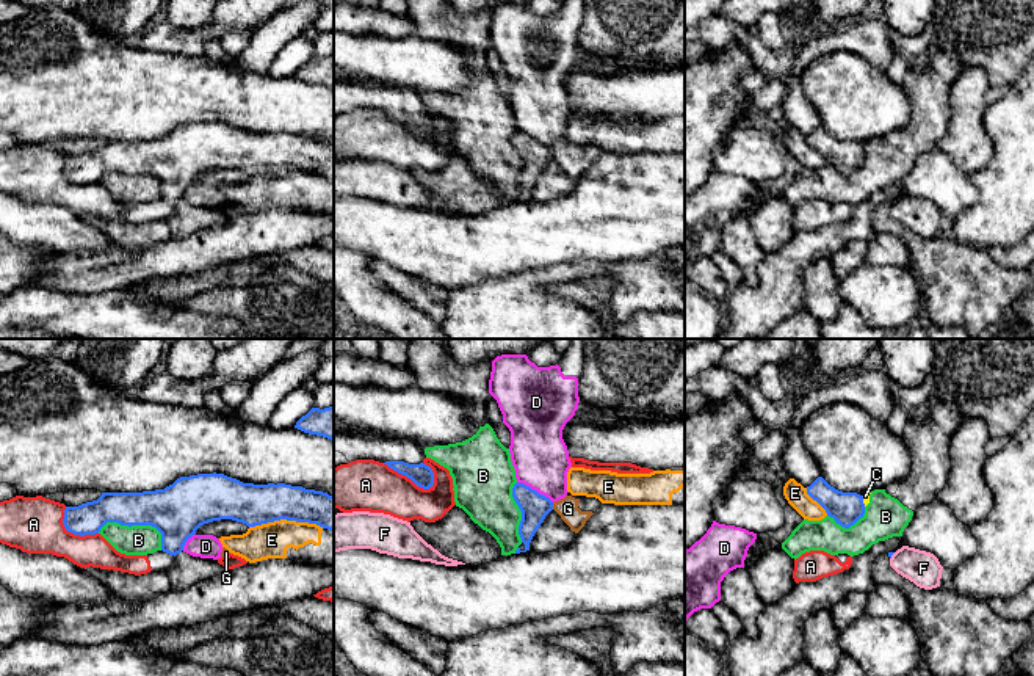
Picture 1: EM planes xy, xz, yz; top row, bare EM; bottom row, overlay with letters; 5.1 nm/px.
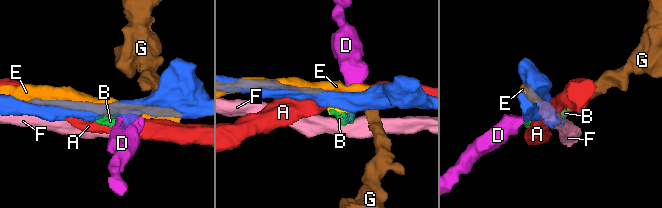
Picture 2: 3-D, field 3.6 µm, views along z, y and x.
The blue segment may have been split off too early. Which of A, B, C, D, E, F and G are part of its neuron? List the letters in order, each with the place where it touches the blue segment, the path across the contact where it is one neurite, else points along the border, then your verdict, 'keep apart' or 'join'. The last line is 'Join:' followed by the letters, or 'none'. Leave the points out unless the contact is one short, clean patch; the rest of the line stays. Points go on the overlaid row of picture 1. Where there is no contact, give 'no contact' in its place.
A: contact xz (409, 477); keep apart
B: contact xy (137, 524); keep apart
C: contact yz (862, 501); border yz (862, 496), (865, 505); keep apart
D: contact xz (533, 490); border xz (517, 480), (544, 494), (552, 502); keep apart
E: contact xy (287, 519); keep apart
F: contact yz (892, 554); border yz (895, 552), (890, 559); keep apart
G: contact xz (552, 505); border xz (552, 502), (553, 508); keep apart
Join: none

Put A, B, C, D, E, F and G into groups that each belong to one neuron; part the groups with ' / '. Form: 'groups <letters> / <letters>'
groups A / B C / D G / E / F

